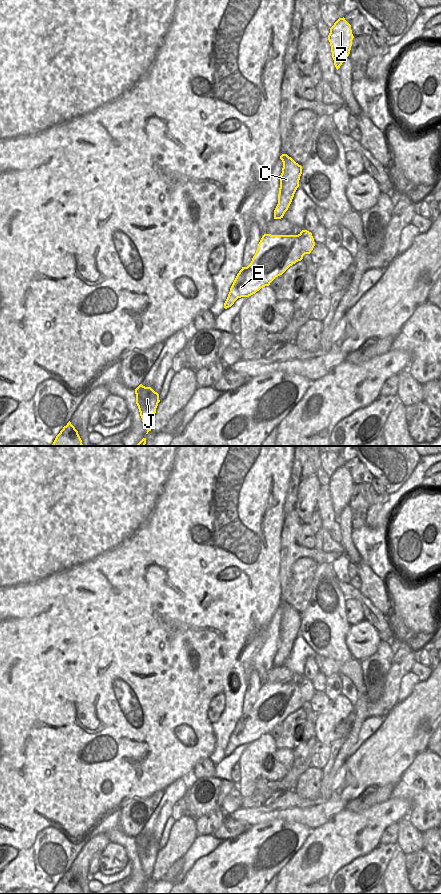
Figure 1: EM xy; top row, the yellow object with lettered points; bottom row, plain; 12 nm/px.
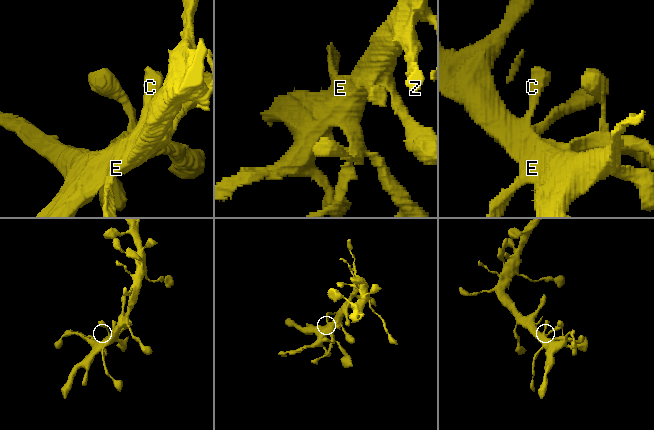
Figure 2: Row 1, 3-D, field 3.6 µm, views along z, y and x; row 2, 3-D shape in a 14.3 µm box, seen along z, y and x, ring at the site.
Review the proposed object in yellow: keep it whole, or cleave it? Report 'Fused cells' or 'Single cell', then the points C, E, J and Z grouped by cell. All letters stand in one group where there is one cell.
Single cell. Groups: C E J Z

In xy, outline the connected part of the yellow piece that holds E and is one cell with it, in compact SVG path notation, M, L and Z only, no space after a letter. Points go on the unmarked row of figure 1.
M302 678L298 683L271 683L264 682L258 692L251 711L237 722L224 751L224 756L231 755L241 745L249 745L259 739L278 724L282 723L290 714L303 707L305 702L310 702L315 694L312 681Z

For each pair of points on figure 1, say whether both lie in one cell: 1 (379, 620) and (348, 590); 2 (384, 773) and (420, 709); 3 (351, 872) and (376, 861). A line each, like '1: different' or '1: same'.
1: same
2: same
3: same

